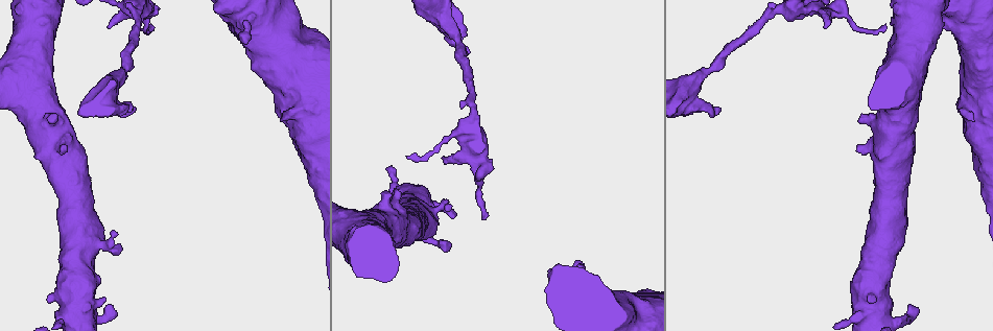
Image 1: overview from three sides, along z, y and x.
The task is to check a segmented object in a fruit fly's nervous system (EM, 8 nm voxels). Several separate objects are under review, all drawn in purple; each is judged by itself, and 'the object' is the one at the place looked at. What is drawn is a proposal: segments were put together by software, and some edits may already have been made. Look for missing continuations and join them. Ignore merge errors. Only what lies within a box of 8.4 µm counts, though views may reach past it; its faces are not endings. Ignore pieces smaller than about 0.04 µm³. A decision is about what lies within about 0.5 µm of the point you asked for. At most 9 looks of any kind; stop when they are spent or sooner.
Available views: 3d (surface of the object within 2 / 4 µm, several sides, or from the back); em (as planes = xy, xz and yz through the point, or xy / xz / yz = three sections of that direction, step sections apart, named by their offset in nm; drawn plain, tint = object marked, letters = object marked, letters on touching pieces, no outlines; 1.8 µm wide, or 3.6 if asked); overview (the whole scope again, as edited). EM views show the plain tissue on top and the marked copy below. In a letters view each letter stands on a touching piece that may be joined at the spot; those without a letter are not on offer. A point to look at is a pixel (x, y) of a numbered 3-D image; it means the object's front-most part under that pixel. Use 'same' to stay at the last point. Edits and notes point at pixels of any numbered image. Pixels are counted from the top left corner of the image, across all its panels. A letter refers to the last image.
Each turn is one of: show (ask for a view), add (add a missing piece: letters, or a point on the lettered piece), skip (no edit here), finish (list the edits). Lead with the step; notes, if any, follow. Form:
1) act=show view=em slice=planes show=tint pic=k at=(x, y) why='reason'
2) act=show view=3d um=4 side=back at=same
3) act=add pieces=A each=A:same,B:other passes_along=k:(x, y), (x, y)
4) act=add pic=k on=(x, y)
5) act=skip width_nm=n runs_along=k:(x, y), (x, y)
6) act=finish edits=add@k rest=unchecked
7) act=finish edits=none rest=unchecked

act=show view=3d um=4 side=back pic=1 at=(444, 244) why='an open end'

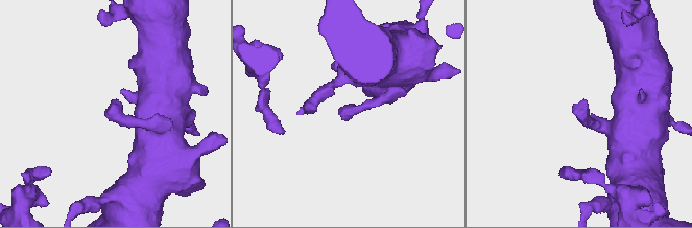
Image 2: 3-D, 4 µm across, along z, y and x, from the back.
act=show view=em slice=planes show=letters pic=2 at=(583, 101)

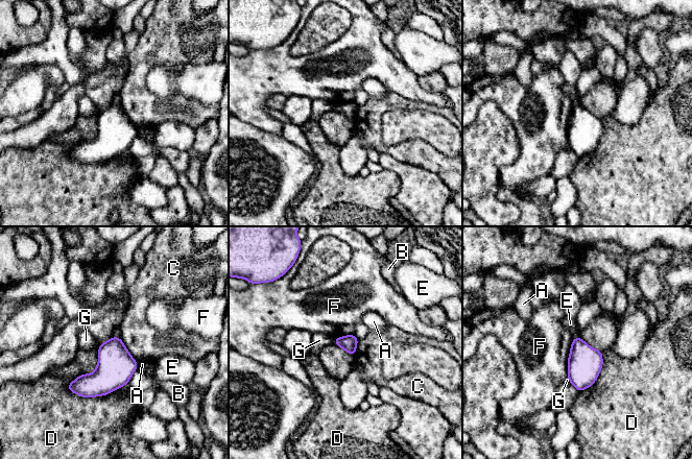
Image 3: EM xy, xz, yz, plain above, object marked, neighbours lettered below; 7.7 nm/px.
act=skip each=A:other,B:other,C:other,D:other,E:other,F:other,G:other border=3:(573, 339), (567, 363), (567, 379) found='none of them fits'

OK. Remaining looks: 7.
act=show view=em slice=planes show=tint pic=1 at=(884, 26) why='thin end'

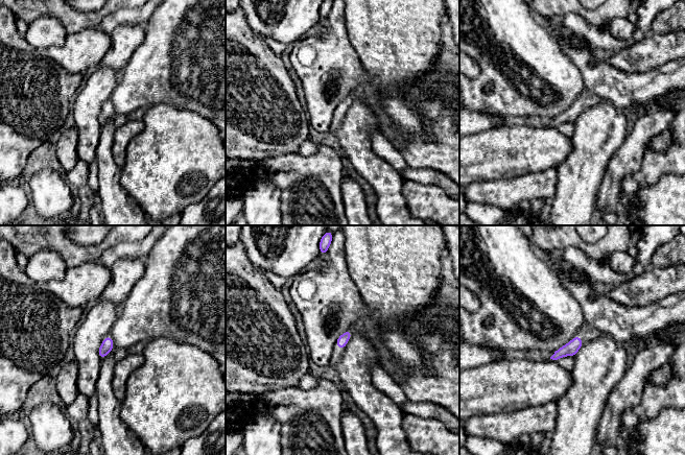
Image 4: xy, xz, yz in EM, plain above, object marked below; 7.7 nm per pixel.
act=show view=em slice=planes show=letters at=same

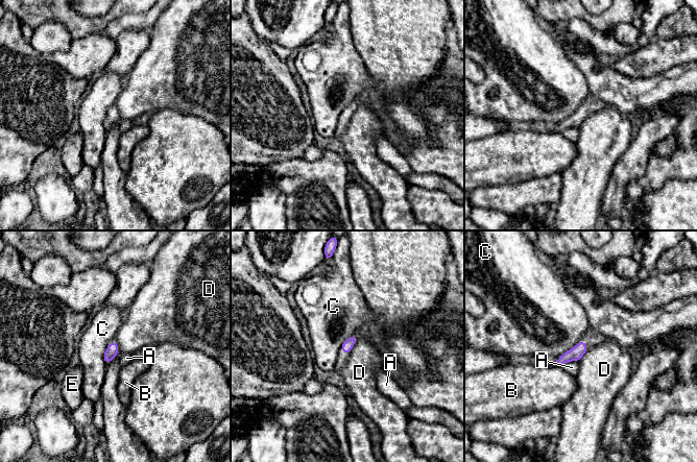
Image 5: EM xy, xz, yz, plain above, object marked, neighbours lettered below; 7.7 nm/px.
act=skip width_nm=80 longest_contact=D:200nm each=A:other,B:other,C:other,D:other,E:other found='none of them fits'

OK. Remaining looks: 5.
act=show view=em slice=xz step=4 show=letters pic=1 at=(443, 158) why='an open end'

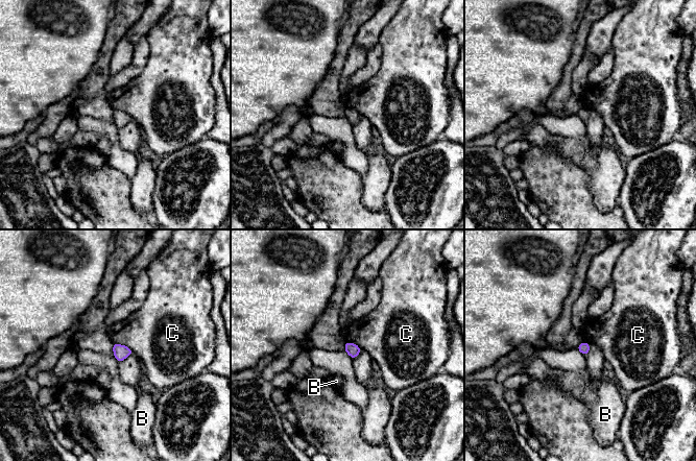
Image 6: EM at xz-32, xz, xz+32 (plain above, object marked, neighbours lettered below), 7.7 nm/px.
act=show view=em slice=planes show=letters at=same

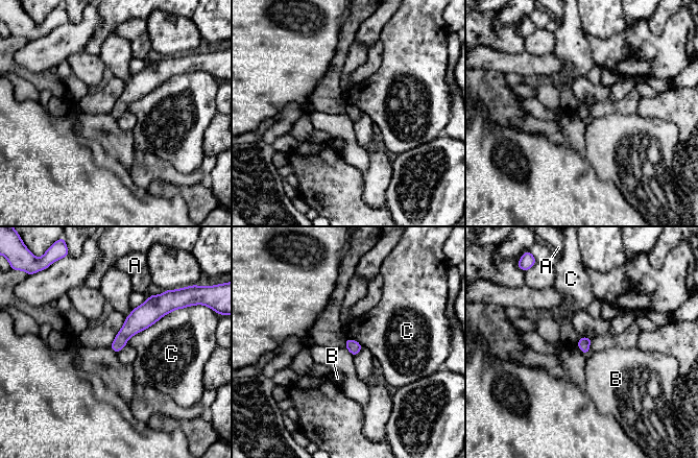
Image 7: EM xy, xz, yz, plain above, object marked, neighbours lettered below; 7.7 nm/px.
act=skip each=A:other,B:other,C:other border=7:(178, 308), (134, 334), (125, 343) found='none of them fits'

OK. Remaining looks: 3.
act=show view=3d um=2 pic=1 at=(130, 111) why='free end'

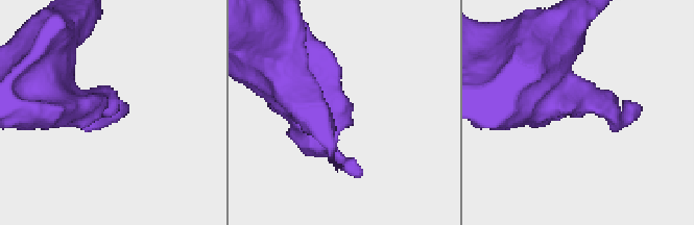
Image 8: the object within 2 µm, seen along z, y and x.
act=show view=em slice=xz step=8 show=tint pic=8 at=(114, 115)

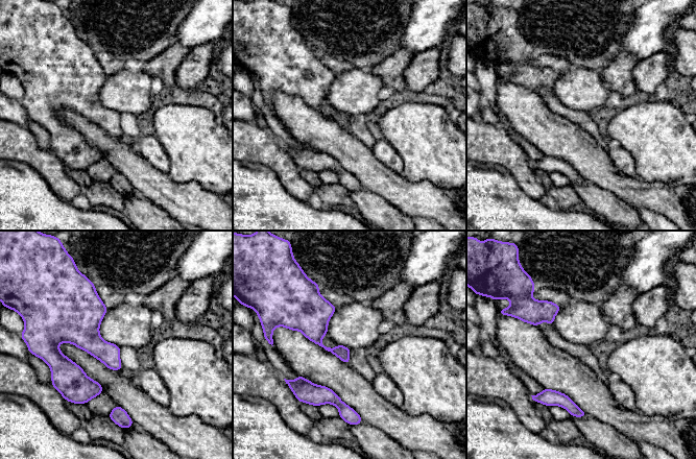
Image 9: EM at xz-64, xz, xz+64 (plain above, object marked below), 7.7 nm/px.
act=show view=em slice=planes show=letters at=same why='another direction'

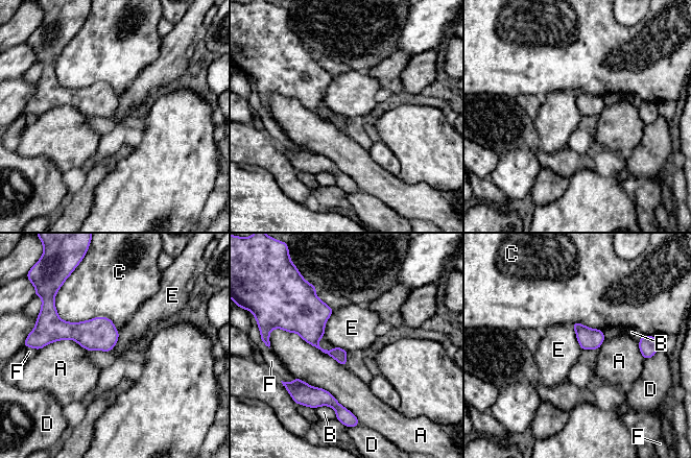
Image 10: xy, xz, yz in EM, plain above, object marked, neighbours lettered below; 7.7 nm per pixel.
act=skip each=A:other,B:other,C:other,D:other,E:other,F:other border=10:(334, 310), (325, 324), (324, 336) found='no lettered piece goes on from it'

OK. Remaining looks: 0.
act=finish edits=none rest=unchecked

